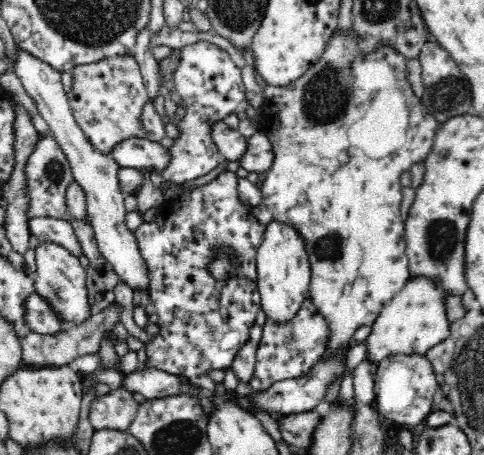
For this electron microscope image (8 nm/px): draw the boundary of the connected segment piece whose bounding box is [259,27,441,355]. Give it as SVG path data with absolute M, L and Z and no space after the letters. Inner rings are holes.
M336 27L328 44L326 44L326 50L322 51L320 55L320 60L314 66L310 66L298 80L284 86L268 83L264 86L263 106L259 116L261 132L271 141L274 152L274 162L270 170L266 172L267 177L261 187L262 195L264 195L263 204L272 212L272 218L294 223L296 229L300 231L300 235L304 236L311 264L311 284L308 294L314 301L314 305L320 309L320 313L324 313L324 317L330 325L330 344L328 344L328 350L324 352L324 355L329 355L338 347L347 347L358 328L364 325L372 326L384 305L390 302L402 290L404 284L412 278L410 261L406 256L405 226L400 217L400 204L402 204L400 176L402 176L402 172L410 169L412 164L425 162L427 156L430 156L436 136L441 130L441 122L424 108L422 100L412 90L412 84L408 80L408 68L406 68L409 60L395 46L391 46L390 42L382 42L380 46L376 46L369 53L366 51L362 53L360 51L361 44L359 44L362 40L363 36L357 34L355 28L341 30ZM342 152L346 152L346 156L348 156L346 162L340 162L340 158L338 158Z

